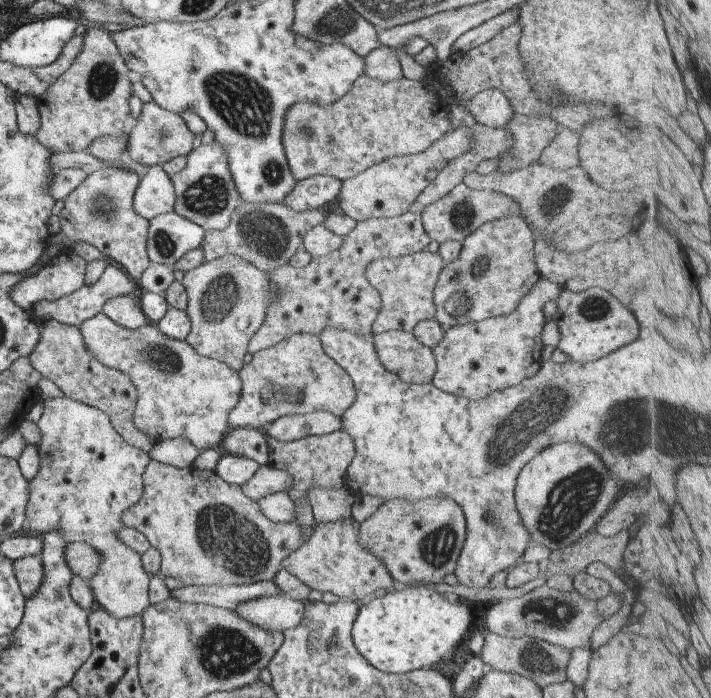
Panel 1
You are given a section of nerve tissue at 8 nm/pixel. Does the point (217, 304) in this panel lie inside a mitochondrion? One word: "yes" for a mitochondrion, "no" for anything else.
yes

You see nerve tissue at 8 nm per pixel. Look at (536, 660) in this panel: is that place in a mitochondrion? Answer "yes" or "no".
yes

